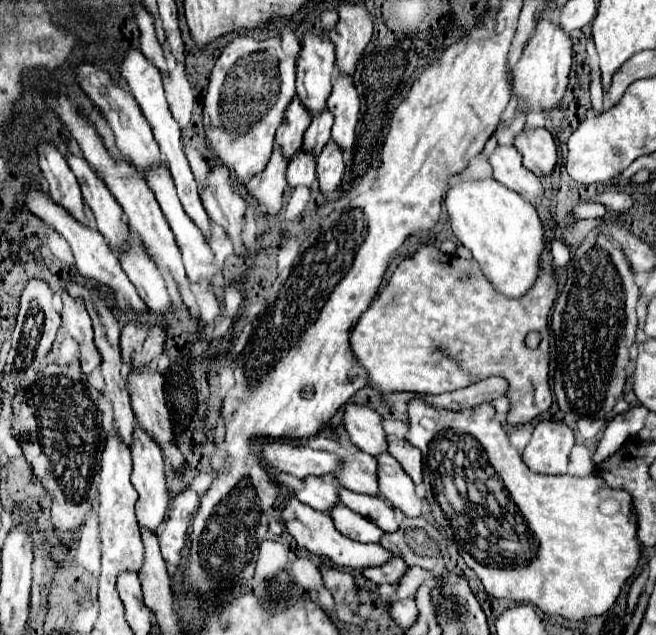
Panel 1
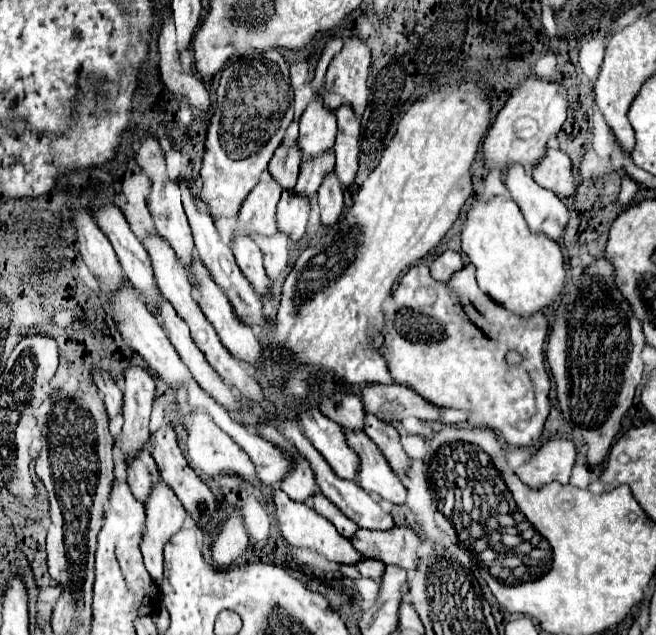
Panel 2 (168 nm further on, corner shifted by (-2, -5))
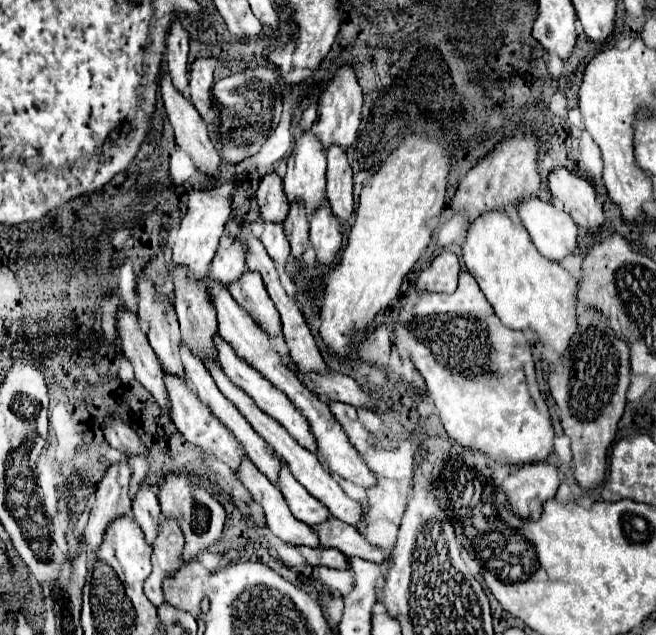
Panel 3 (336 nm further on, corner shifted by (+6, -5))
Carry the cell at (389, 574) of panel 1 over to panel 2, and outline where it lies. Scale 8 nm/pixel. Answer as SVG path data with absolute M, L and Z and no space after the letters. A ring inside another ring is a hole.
M363 558L361 562L355 564L355 568L357 568L357 572L359 572L361 576L365 576L365 578L373 578L373 580L379 580L381 574L383 574L383 568L385 568L385 566L383 566L381 562L375 562L375 560Z

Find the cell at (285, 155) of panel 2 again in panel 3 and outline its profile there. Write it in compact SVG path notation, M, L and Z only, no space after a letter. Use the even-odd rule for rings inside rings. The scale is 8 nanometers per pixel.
M269 172L263 176L257 190L257 202L261 208L261 216L265 220L273 222L285 220L289 202L285 202L285 190L281 190L281 176L277 172Z

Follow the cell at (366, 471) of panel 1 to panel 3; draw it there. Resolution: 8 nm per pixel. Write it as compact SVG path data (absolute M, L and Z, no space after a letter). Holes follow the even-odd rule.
M217 334L217 360L219 360L221 368L225 370L225 374L231 378L231 382L237 384L241 390L245 390L265 414L269 414L271 418L275 418L277 422L281 422L281 426L283 426L303 448L307 448L309 452L317 452L317 440L313 440L313 434L311 434L311 430L309 430L307 418L305 418L305 416L289 402L289 398L287 398L281 390L277 390L263 374L259 374L257 370L253 370L253 366L247 366L247 362L245 362L243 358L237 358L237 352L235 352L229 344L225 344L225 340L223 340L219 334Z

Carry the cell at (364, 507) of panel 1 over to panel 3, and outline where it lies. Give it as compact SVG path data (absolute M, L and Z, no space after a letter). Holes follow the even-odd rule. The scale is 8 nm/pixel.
M203 358L203 364L205 364L205 368L209 370L209 374L213 376L213 380L215 380L215 384L217 384L217 388L241 410L241 414L249 420L249 424L255 428L255 432L257 434L261 434L267 442L269 442L269 446L287 462L287 466L291 468L291 472L293 472L293 476L295 476L295 480L297 482L301 482L303 486L305 486L305 490L313 496L313 498L317 498L321 504L325 504L327 508L329 508L329 512L335 516L335 518L339 518L339 520L343 520L345 524L357 524L357 522L361 522L363 520L363 516L365 516L365 508L357 502L357 500L353 500L351 496L347 496L345 492L343 492L343 488L339 486L339 482L321 466L321 462L317 460L317 456L315 454L311 454L309 450L305 450L303 446L299 446L297 442L295 442L295 438L293 436L289 436L287 434L287 430L279 424L279 422L275 422L275 418L269 418L269 414L265 414L245 392L241 392L241 388L239 386L235 386L233 382L229 382L229 378L225 376L225 372L221 372L221 368L219 368L219 362L215 360L215 358Z

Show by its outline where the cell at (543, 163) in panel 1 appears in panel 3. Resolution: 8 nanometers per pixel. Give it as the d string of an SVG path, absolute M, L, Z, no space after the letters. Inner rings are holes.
M557 166L549 172L547 180L553 200L559 200L581 228L589 232L603 228L603 208L595 198L595 188L587 180L573 176L565 166Z

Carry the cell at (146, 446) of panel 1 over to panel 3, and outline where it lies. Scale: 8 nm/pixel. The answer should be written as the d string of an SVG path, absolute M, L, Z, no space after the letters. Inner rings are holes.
M161 516L159 528L157 528L157 538L153 542L153 552L151 552L153 570L151 570L149 578L145 580L145 594L157 606L161 606L165 602L161 582L171 572L177 570L181 550L183 550L183 532L181 532L177 520Z

